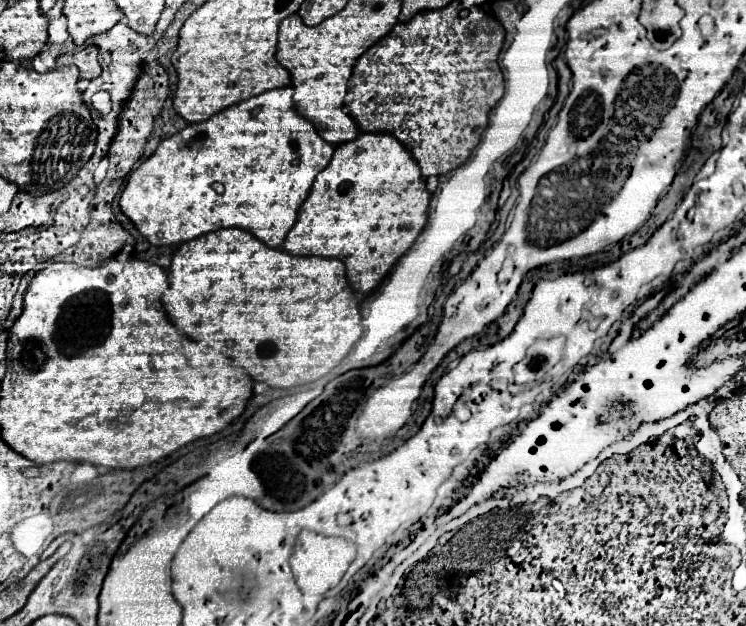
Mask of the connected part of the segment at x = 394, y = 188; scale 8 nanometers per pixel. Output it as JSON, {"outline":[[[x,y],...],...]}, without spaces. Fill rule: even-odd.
{"outline":[[[363,132],[359,138],[335,146],[331,164],[315,178],[315,184],[311,186],[311,192],[303,202],[303,208],[299,210],[295,228],[291,228],[291,232],[287,234],[283,248],[301,256],[313,254],[345,260],[347,280],[351,288],[355,292],[367,294],[381,284],[395,262],[411,248],[411,244],[421,234],[429,208],[429,202],[425,200],[431,202],[431,192],[427,190],[421,168],[411,152],[387,132]]]}

